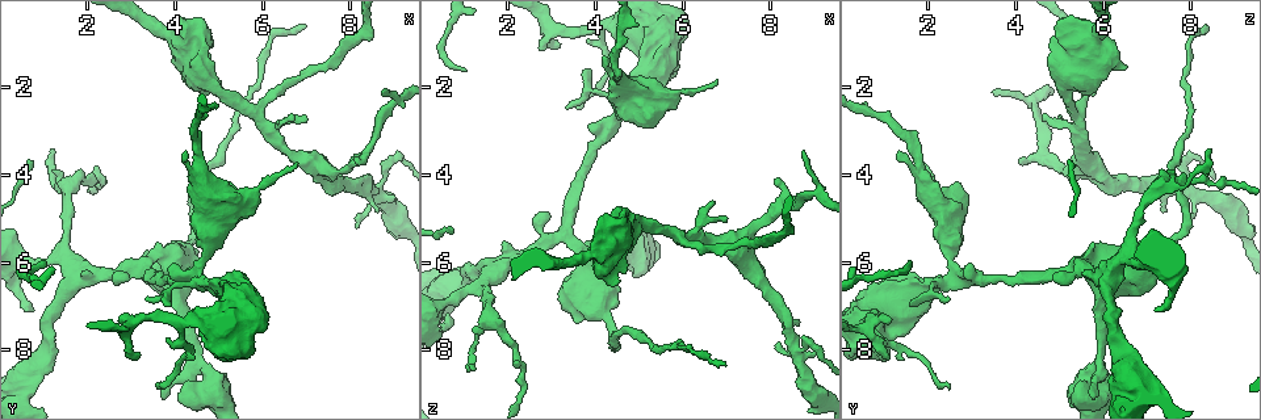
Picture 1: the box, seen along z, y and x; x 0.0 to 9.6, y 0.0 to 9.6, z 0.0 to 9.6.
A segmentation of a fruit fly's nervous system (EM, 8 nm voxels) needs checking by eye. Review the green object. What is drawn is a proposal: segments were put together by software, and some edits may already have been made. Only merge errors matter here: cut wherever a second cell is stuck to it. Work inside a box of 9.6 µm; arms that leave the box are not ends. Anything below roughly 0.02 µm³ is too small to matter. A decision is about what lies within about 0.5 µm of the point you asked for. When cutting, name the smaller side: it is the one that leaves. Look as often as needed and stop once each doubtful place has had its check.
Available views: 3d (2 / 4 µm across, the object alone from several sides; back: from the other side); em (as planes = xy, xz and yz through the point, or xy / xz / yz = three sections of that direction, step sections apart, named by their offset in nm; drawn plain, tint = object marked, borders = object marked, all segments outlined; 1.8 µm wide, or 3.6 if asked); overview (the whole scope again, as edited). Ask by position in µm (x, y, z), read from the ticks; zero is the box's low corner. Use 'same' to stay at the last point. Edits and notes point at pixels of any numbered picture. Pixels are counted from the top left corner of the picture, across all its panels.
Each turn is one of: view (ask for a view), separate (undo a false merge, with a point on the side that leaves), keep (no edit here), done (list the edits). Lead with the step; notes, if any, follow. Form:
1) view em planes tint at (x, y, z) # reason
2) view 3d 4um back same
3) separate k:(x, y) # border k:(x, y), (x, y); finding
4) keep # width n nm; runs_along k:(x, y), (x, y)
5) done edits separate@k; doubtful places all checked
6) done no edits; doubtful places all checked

view em planes borders at (8.55, 4.40, 8.00)

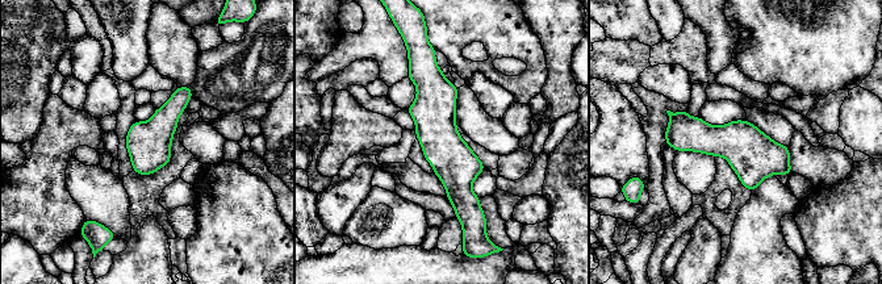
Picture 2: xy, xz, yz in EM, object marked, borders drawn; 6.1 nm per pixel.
keep # runs_along 2:(427, 65), (465, 217); all the same cell

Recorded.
view 3d 2um at (4.55, 6.35, 2.65) # calibre changes

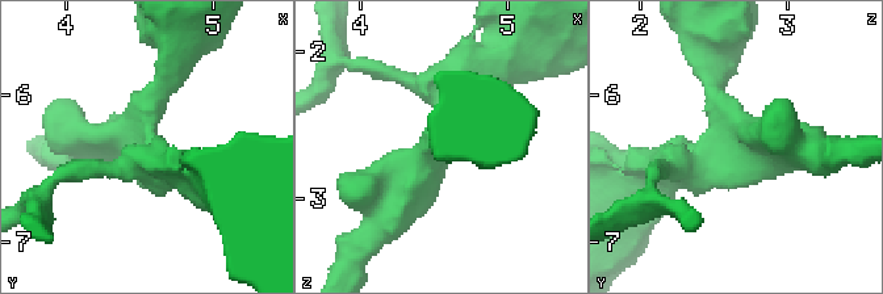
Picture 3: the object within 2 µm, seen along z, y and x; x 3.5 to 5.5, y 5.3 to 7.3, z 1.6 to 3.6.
view em planes tint same

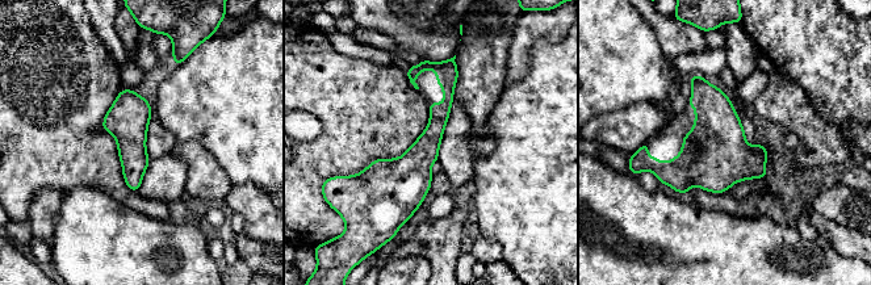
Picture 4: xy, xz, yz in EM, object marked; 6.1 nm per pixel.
keep # one cell here

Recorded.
view em yz step 16 tint at (1.60, 4.30, 7.25) # branch point

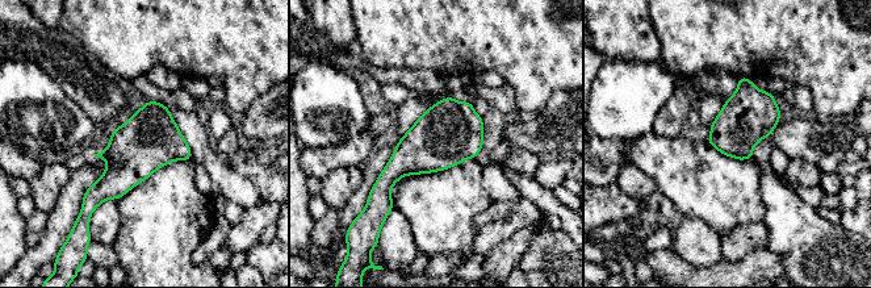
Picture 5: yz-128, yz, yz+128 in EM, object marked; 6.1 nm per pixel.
view em planes tint same # another direction

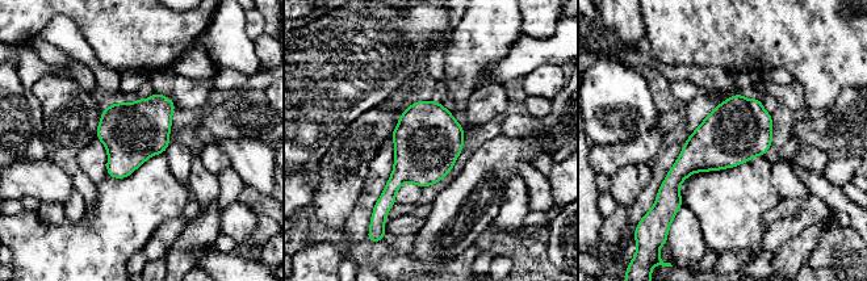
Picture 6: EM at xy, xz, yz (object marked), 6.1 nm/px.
keep # continuous, no second cell

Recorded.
done no edits; doubtful places all checked

